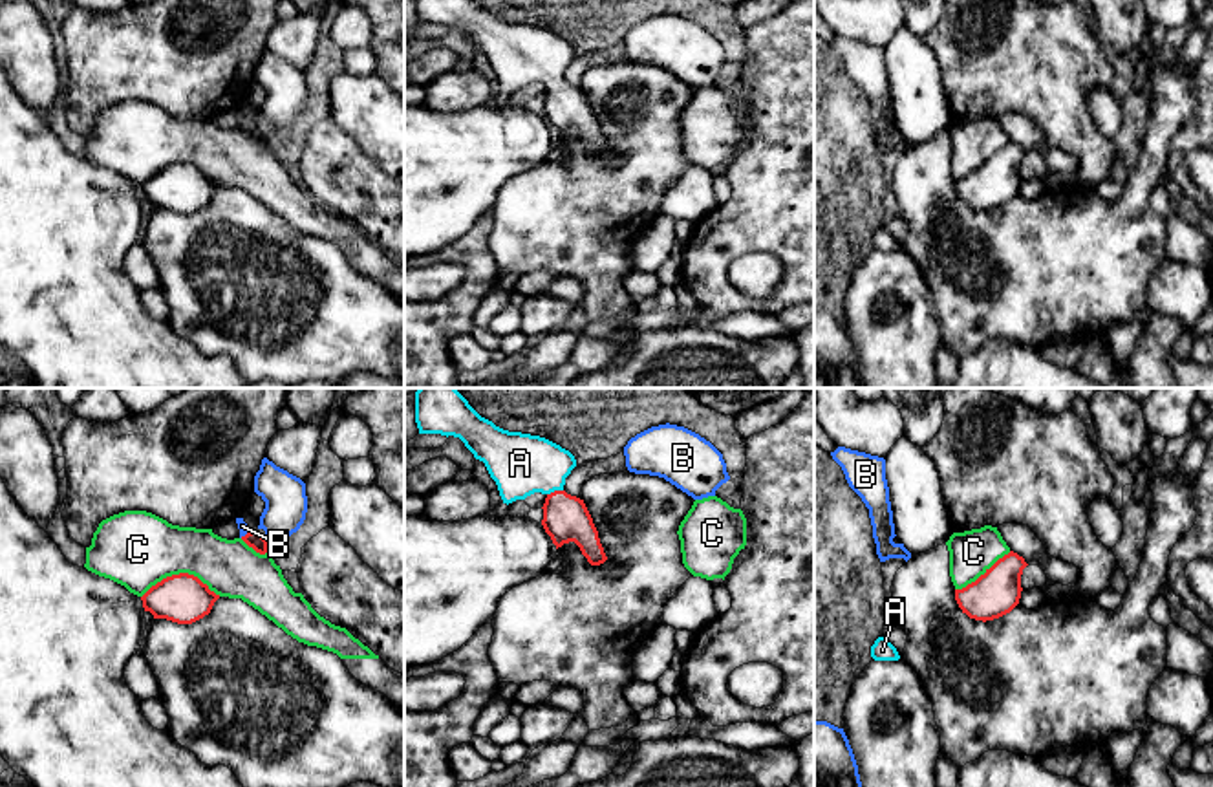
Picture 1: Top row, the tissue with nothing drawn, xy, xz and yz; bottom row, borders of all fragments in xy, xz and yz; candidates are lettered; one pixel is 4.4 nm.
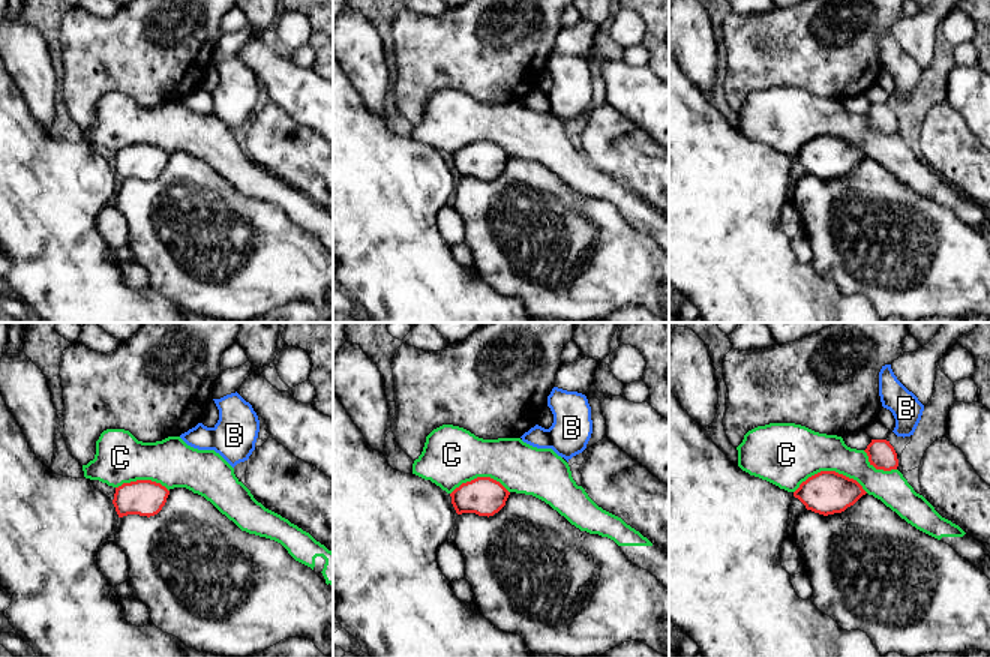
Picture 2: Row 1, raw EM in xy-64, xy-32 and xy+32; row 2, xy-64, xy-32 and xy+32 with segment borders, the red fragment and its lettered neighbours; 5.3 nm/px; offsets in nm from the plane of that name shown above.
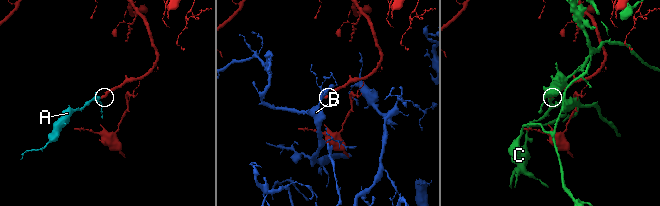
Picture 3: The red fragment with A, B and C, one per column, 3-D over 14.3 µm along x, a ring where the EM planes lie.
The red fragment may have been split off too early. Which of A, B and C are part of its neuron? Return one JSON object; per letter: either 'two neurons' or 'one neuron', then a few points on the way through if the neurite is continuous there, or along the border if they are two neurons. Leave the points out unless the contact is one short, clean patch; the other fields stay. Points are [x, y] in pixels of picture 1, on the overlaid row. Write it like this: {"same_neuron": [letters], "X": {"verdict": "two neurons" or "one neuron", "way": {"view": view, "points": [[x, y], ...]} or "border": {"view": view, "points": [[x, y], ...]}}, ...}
{"same_neuron": ["A"], "A": {"verdict": "one neuron", "way": {"view": "xz", "points": [[566, 518], [555, 491], [527, 463], [520, 463]]}}, "B": {"verdict": "two neurons", "border": {"view": "xy", "points": [[253, 529], [240, 537]]}}, "C": {"verdict": "two neurons"}}

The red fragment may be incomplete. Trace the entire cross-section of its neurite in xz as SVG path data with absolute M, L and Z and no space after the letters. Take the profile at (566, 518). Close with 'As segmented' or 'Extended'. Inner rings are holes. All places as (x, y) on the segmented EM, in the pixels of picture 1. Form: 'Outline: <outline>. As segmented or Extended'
Outline: M456 388L415 392L419 434L459 437L496 481L503 503L545 494L542 525L553 544L574 542L591 566L607 560L598 531L584 500L564 491L576 467L574 456L560 445L531 434L509 432L481 417Z. Extended

